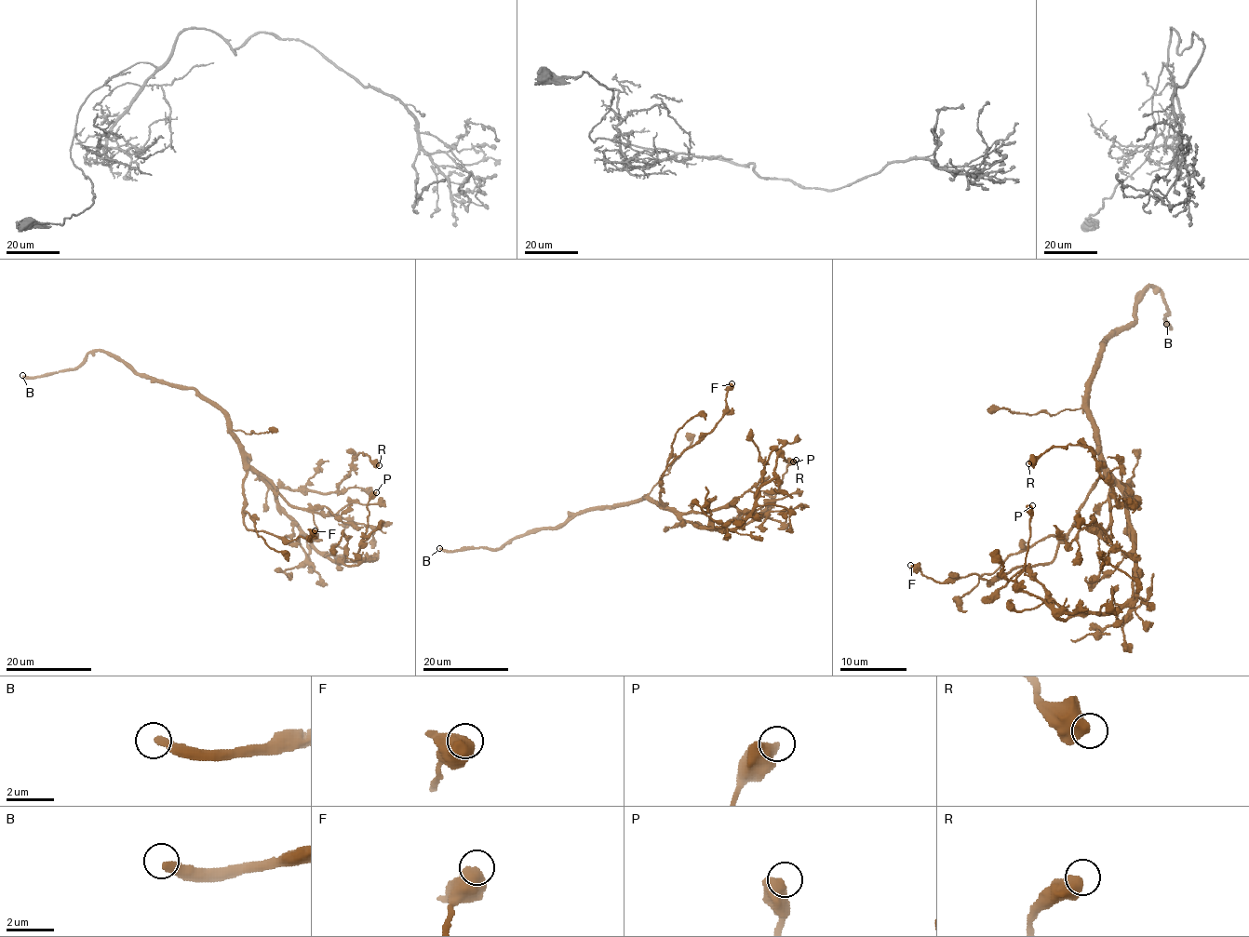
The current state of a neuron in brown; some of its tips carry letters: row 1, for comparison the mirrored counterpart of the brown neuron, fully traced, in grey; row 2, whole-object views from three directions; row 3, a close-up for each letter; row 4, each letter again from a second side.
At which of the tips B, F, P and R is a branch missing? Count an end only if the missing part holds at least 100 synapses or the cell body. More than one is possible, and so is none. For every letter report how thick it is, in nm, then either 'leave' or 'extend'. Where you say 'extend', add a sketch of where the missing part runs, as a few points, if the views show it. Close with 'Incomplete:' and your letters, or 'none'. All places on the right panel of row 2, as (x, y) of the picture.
B: calibre 320 nm; extend
F: calibre 650 nm; leave
P: calibre 550 nm; leave
R: calibre 600 nm; leave
Incomplete: B

